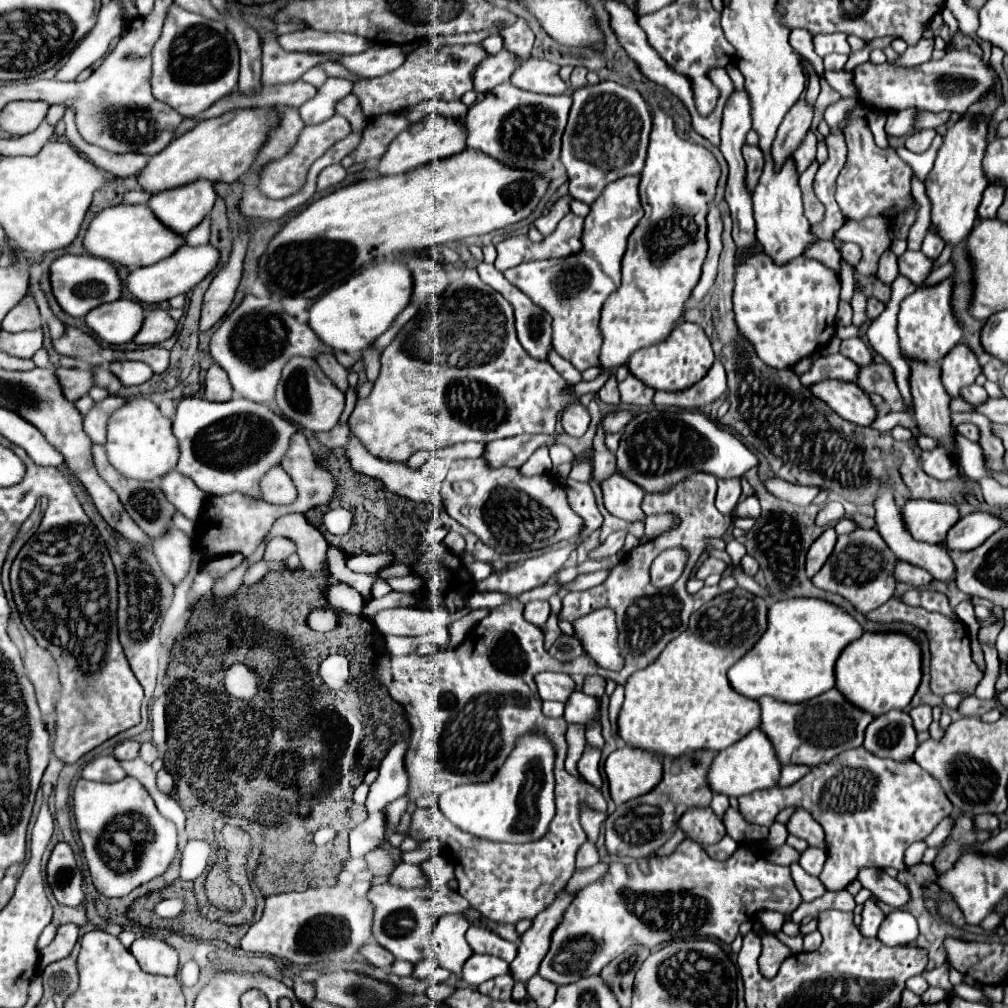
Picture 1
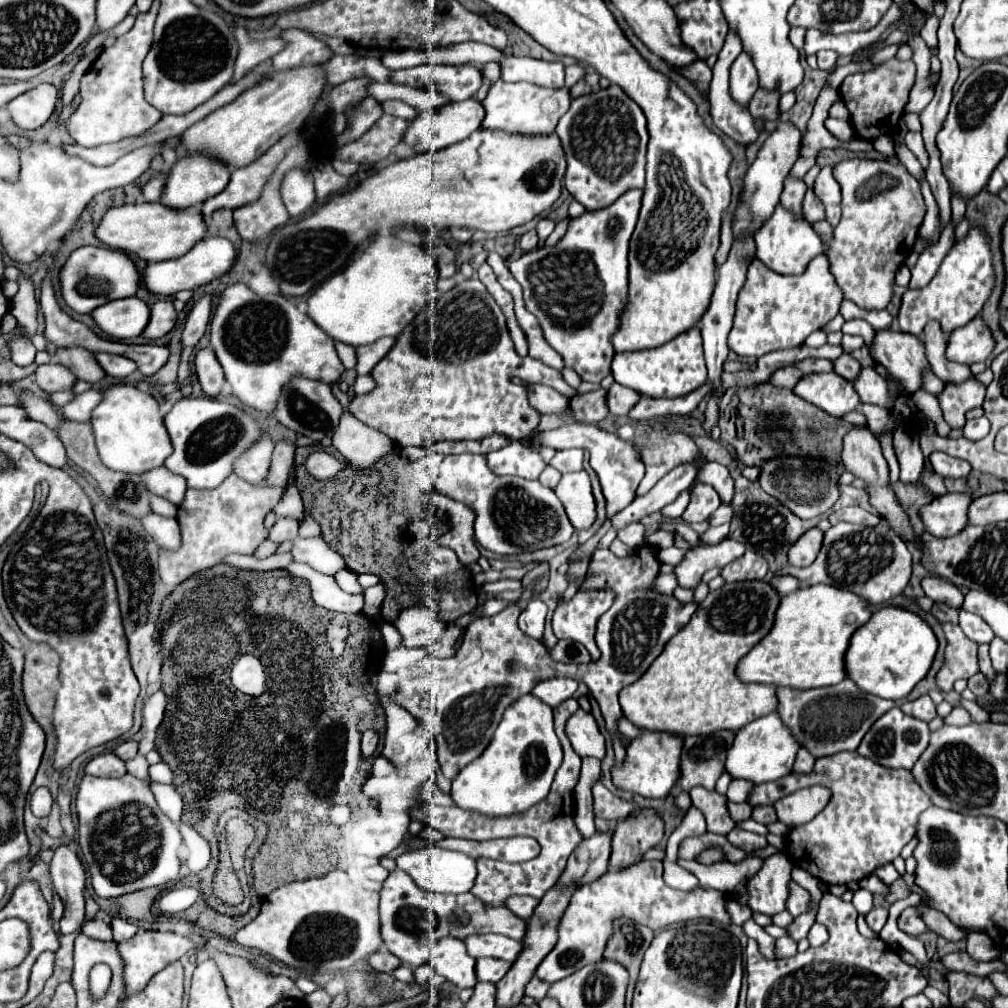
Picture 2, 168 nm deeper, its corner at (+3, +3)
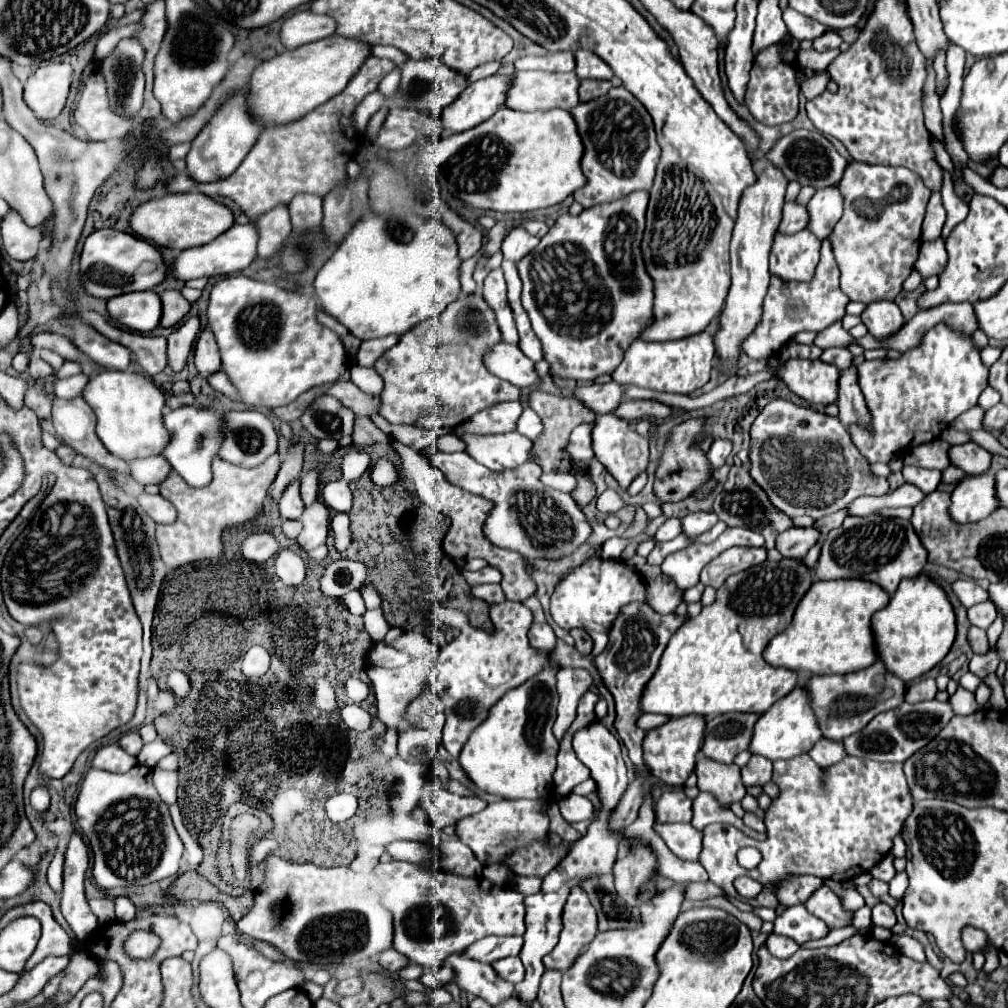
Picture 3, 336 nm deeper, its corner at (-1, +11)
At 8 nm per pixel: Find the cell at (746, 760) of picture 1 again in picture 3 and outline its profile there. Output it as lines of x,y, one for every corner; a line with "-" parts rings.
795,687
789,695
785,695
777,703
773,703
773,707
769,707
769,711
765,711
759,717
747,751
751,755
761,755
769,761
793,759
797,755
807,753
813,747
813,743
819,739
821,739
821,731
817,727
817,721
815,721
811,707
809,707
809,699
801,687

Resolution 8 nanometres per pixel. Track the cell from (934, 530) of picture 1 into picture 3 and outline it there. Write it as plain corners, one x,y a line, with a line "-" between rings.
993,475
963,479
951,493
949,515
955,523
975,523
999,507

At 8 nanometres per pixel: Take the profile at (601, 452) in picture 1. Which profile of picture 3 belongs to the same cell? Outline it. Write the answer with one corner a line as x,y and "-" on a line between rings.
481,291
459,295
439,319
419,323
377,359
375,371
385,381
379,415
395,425
453,429
497,403
519,401
521,389
497,379
485,367
485,351
493,343
501,343
501,339
493,309
485,303

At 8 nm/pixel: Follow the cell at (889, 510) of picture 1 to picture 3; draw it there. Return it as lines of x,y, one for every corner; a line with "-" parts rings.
857,369
841,371
839,379
839,421
849,429
849,423
865,423
869,427
869,411
865,411
865,397
857,383

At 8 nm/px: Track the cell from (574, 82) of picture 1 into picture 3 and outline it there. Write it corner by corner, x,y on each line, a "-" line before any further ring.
585,79
585,81
581,81
581,87
579,87
579,97
581,97
581,101
597,99
597,97
605,95
609,89
611,89
611,81

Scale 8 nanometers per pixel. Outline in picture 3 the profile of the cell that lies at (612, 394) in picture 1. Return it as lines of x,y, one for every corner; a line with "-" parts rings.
535,389
529,393
529,405
531,409
541,417
543,421
543,435
533,443
533,453
535,453
535,463
541,465
543,471
565,471
573,475
573,461
565,451
565,445
569,441
569,433
581,425
581,423
591,423
597,413
589,411
589,407
585,407
583,403
577,403
577,399
573,397
561,397
561,395
551,395
545,393
541,389

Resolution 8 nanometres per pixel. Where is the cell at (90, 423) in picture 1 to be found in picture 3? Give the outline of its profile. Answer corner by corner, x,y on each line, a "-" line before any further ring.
81,373
67,379
55,379
53,389
59,399
77,399
77,395
83,395
83,389
87,383
89,383
89,377

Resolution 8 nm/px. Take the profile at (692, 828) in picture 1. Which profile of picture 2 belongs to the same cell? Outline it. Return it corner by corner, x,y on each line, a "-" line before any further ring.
693,787
689,791
689,795
691,795
693,805
697,805
701,809
701,813
705,815
709,831
727,835
735,827
735,821
731,819
729,809
727,809
725,795
721,795
717,791
707,791
705,787

